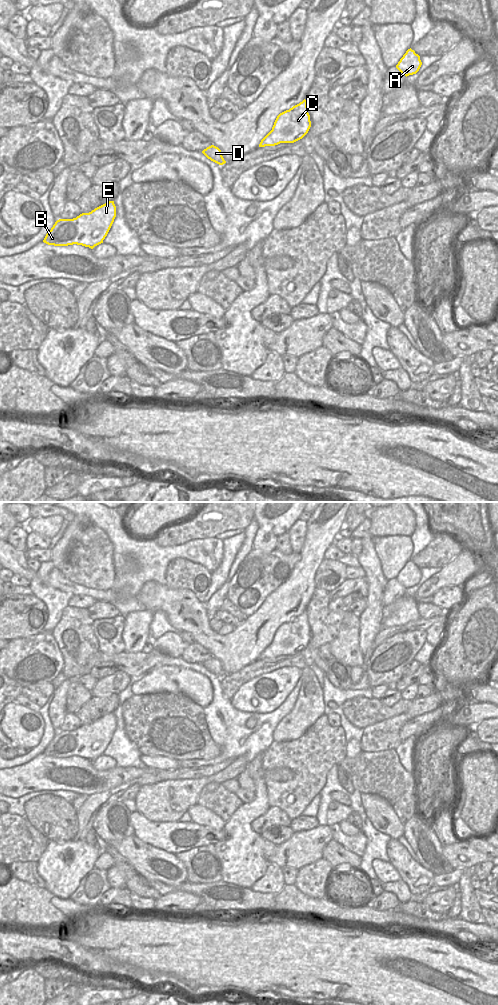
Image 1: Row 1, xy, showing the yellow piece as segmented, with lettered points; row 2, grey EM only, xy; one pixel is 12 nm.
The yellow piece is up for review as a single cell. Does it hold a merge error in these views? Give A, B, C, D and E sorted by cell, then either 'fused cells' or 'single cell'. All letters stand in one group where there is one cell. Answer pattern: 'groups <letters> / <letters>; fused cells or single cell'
groups A B C D E; single cell

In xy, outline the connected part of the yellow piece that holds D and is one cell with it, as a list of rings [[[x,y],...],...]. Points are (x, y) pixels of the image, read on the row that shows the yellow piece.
[[[211,145],[209,147],[207,147],[206,149],[204,149],[202,151],[202,153],[211,161],[219,164],[219,165],[223,165],[226,163],[226,161],[224,160],[223,156],[222,156],[222,152],[221,150],[214,146]]]

